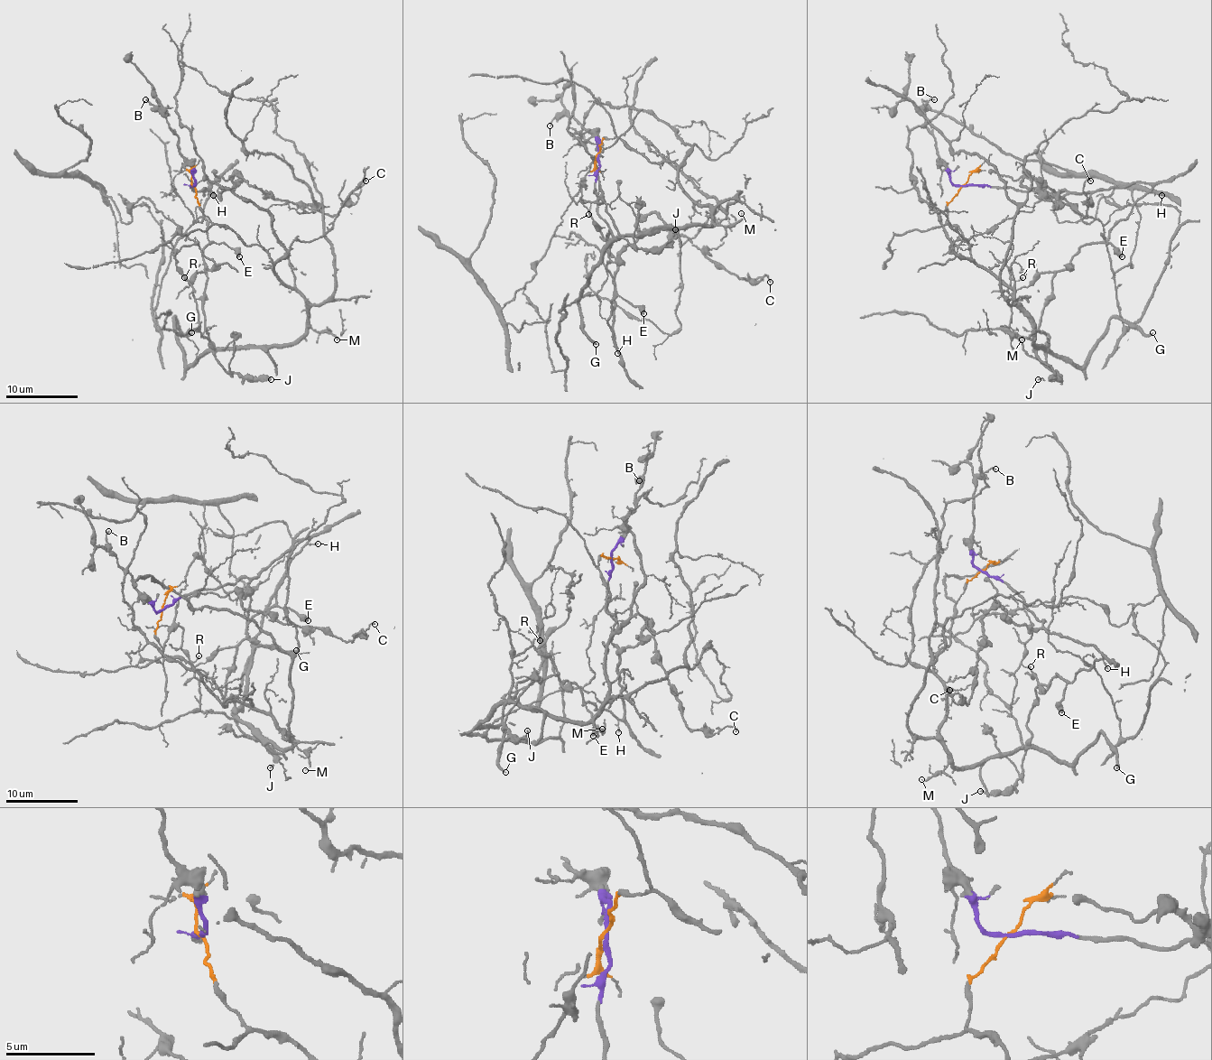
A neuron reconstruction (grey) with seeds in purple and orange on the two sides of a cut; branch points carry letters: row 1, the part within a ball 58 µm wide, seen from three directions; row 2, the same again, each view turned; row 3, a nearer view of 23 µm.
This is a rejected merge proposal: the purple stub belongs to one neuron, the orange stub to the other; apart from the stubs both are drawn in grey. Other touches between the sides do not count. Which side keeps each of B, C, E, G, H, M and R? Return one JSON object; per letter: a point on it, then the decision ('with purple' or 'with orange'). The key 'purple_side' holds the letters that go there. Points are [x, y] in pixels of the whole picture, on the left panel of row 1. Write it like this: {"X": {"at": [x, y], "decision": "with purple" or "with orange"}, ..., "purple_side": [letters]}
{"B": {"at": [145, 99], "decision": "with purple"}, "C": {"at": [365, 181], "decision": "with purple"}, "E": {"at": [239, 256], "decision": "with purple"}, "G": {"at": [191, 332], "decision": "with orange"}, "H": {"at": [213, 195], "decision": "with purple"}, "M": {"at": [337, 339], "decision": "with orange"}, "R": {"at": [184, 277], "decision": "with orange"}, "purple_side": ["B", "C", "E", "H"]}

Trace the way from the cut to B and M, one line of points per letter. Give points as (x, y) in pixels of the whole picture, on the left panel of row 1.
B: (194, 185), (194, 169), (183, 156), (178, 145), (178, 136), (169, 125), (165, 115), (145, 98)
M: (194, 185), (199, 209), (247, 244), (258, 244), (272, 271), (307, 307), (307, 321), (337, 339)

